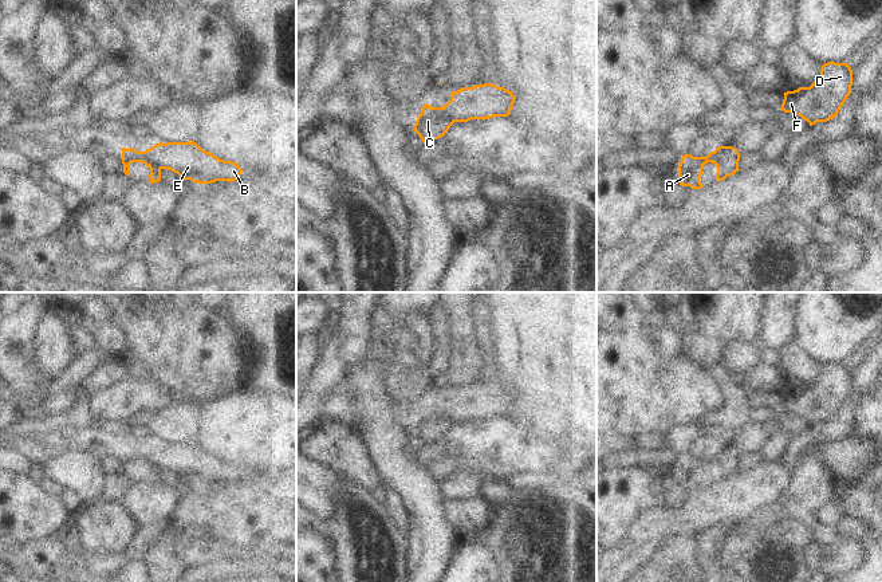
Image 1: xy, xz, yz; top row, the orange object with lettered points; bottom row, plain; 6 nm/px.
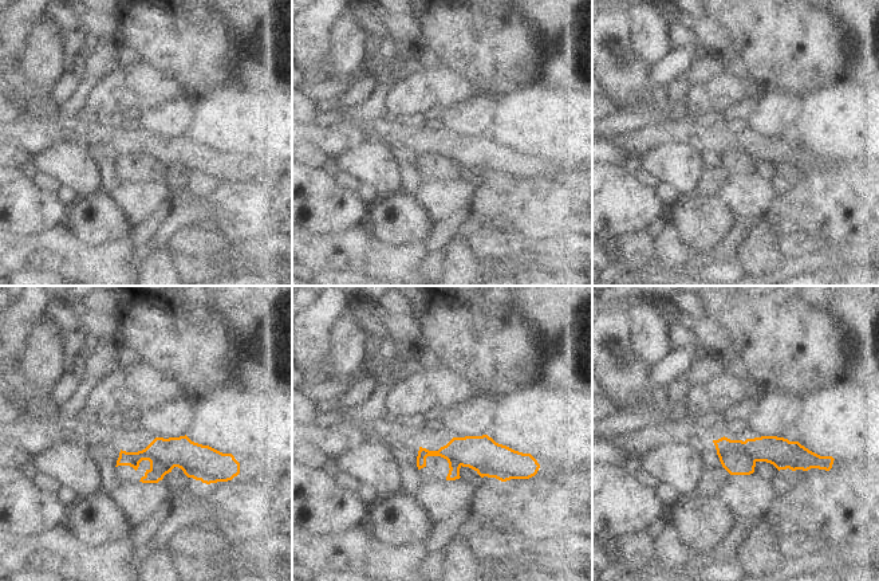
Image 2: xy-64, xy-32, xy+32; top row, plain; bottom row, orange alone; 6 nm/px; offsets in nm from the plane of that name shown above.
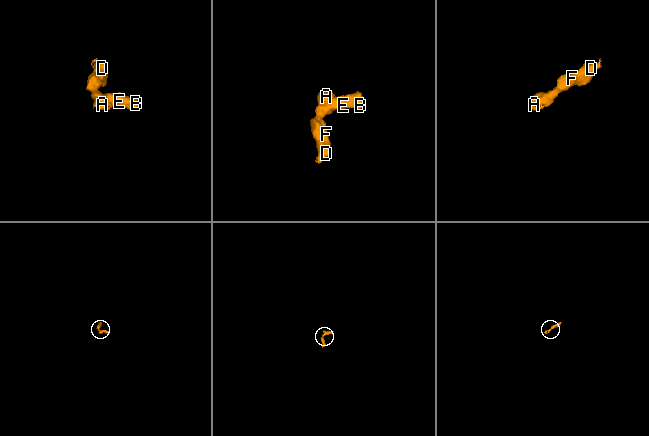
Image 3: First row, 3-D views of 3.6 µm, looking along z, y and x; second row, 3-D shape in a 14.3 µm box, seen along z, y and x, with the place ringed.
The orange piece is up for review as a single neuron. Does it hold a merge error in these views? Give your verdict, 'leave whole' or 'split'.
split

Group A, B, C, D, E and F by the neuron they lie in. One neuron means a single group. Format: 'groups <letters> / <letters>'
groups A C D F / B E

